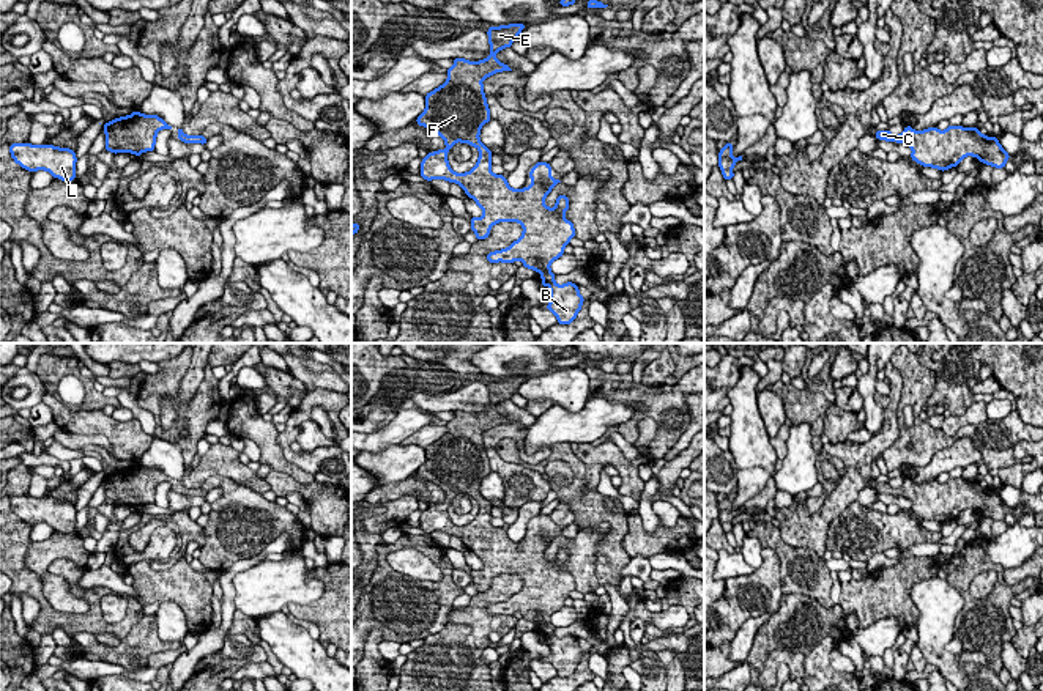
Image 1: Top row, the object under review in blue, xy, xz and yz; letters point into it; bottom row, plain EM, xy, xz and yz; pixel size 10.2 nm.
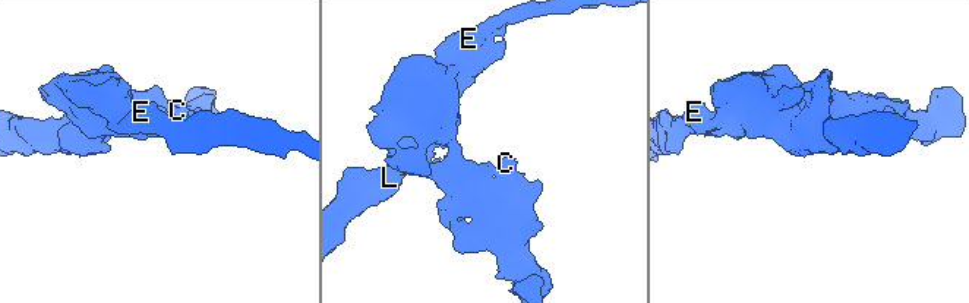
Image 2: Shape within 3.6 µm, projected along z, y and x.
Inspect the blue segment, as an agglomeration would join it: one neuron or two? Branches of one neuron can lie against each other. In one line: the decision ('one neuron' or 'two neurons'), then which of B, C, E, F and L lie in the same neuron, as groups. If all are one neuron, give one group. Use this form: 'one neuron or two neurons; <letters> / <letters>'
one neuron; B C E F L

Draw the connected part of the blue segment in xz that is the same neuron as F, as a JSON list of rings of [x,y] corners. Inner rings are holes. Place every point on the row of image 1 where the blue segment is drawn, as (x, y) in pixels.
[[[525,24],[490,27],[487,30],[490,55],[479,61],[454,58],[454,66],[446,72],[447,80],[425,94],[425,110],[416,123],[436,132],[446,148],[429,153],[421,162],[419,175],[427,181],[457,183],[482,208],[482,217],[471,217],[471,230],[481,241],[490,236],[495,224],[518,222],[523,227],[522,236],[507,249],[488,252],[487,261],[520,260],[525,268],[536,271],[542,286],[550,288],[550,304],[545,309],[555,313],[558,324],[570,324],[581,310],[585,297],[572,282],[558,285],[550,269],[575,238],[573,224],[564,217],[569,197],[559,195],[553,208],[544,203],[561,181],[551,178],[550,164],[542,161],[528,173],[529,187],[512,189],[507,178],[490,170],[492,151],[479,139],[481,127],[492,118],[482,80],[496,72],[512,71],[495,54],[510,47],[525,28]],[[457,142],[479,150],[476,165],[466,173],[455,173],[447,161],[447,151]]]

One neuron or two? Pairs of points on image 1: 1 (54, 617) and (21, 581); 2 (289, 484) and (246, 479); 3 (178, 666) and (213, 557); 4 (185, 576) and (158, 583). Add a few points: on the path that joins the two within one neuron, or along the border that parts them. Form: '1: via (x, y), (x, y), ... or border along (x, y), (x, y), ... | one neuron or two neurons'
1: via (46, 608), (30, 587) | one neuron
2: border along (263, 479), (271, 490) | two neurons
3: border along (254, 554), (238, 559), (221, 573) | two neurons
4: via (178, 583), (164, 583) | one neuron

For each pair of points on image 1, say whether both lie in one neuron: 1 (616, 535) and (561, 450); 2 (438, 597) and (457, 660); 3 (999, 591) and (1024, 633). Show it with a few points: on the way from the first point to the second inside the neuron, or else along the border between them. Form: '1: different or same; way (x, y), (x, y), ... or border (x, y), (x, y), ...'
1: same; way (605, 513), (597, 512), (579, 493), (579, 472)
2: different; border (454, 608), (449, 614), (449, 622), (424, 639)
3: different; border (1017, 630), (1010, 641)

